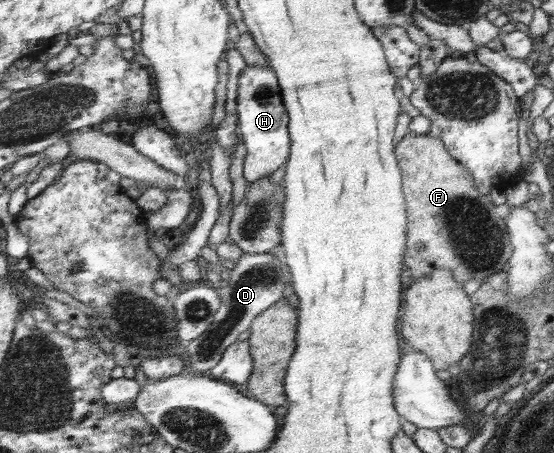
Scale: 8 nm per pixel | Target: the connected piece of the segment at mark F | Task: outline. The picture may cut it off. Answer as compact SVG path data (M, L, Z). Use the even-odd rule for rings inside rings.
M410 131L397 145L396 155L397 158L399 158L401 169L404 172L404 192L406 195L406 202L408 203L409 214L409 247L408 253L406 253L405 265L412 270L412 277L414 279L421 279L426 275L431 275L437 269L449 269L461 282L469 281L469 279L476 279L482 283L487 277L492 277L503 270L509 270L510 258L514 254L514 247L510 242L510 232L508 231L506 215L502 207L495 206L490 196L485 196L480 192L480 189L476 186L473 174L466 169L462 163L453 159L451 154L449 154L449 150L447 150L447 147L443 144L443 140L433 138L428 134L415 136L415 134Z

